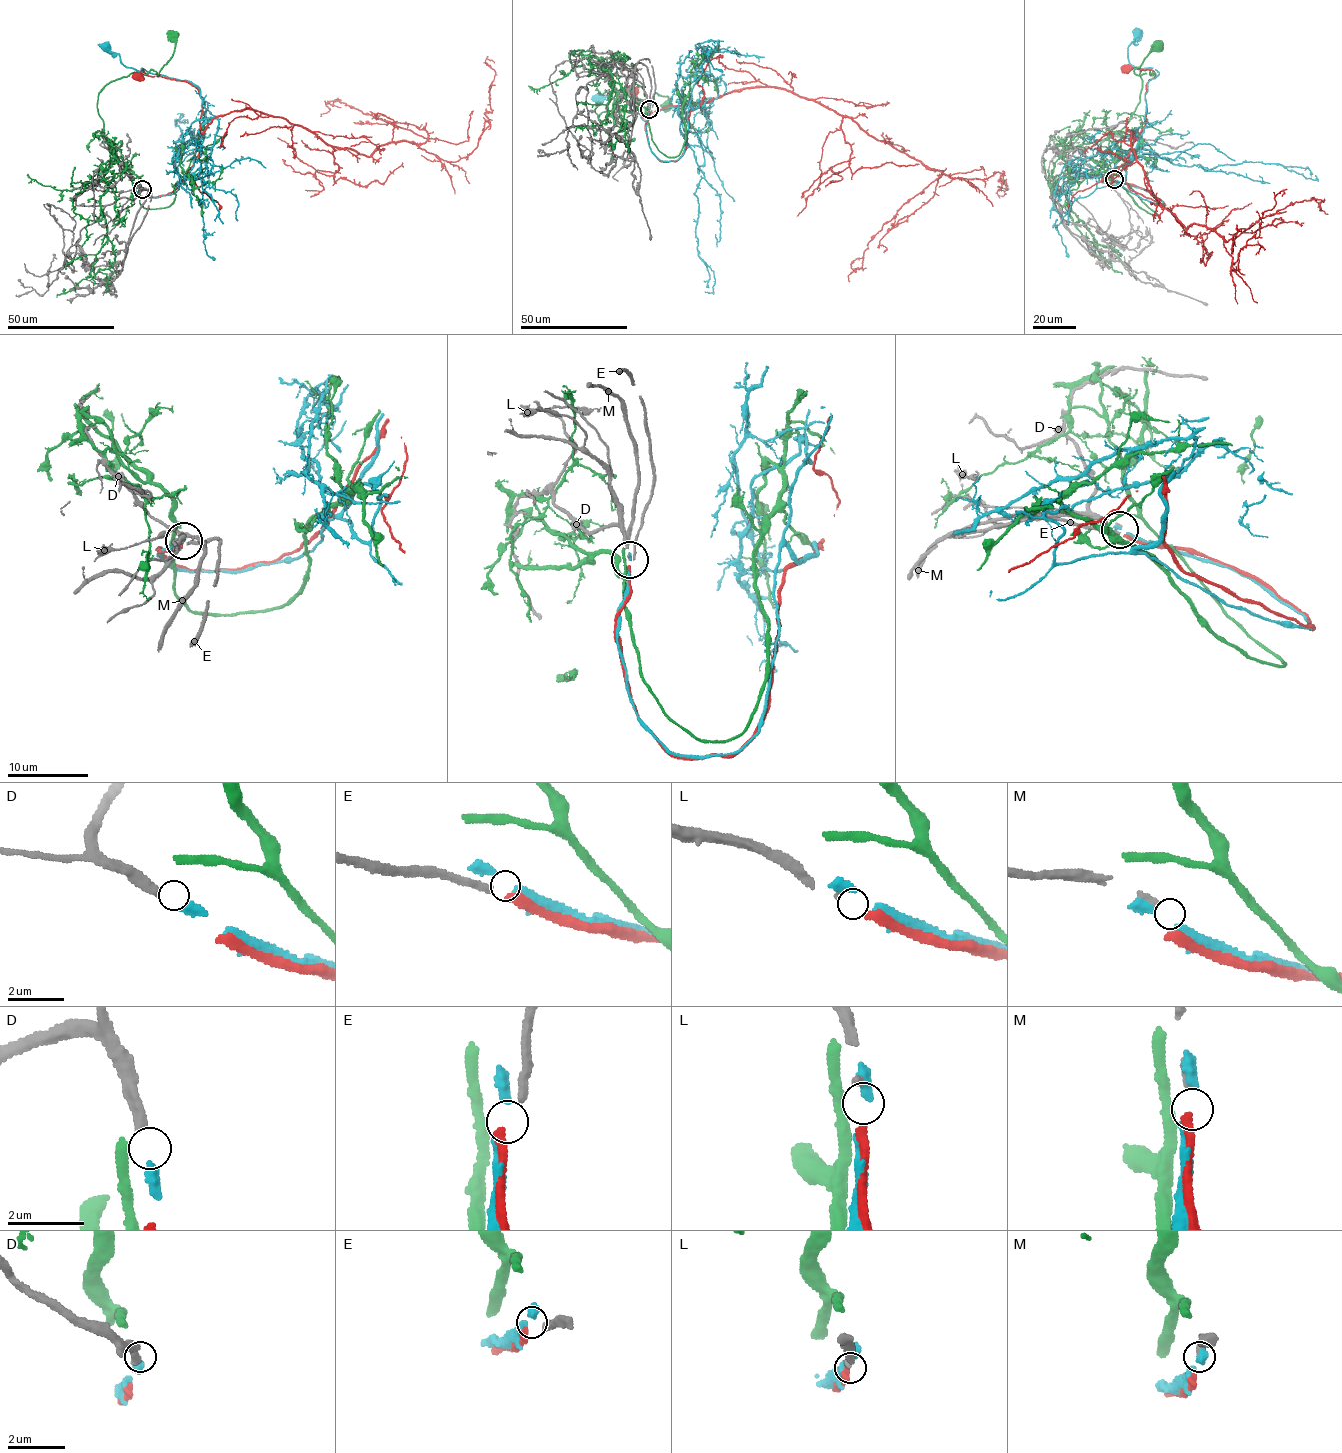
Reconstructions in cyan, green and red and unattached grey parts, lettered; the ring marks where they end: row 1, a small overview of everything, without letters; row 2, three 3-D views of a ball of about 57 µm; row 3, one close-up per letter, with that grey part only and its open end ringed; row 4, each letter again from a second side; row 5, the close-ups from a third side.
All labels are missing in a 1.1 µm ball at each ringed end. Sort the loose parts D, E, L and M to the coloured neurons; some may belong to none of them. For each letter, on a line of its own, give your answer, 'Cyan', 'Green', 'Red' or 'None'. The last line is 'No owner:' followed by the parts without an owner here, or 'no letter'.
D: Cyan
E: None
L: Red
M: None
No owner: E, M

